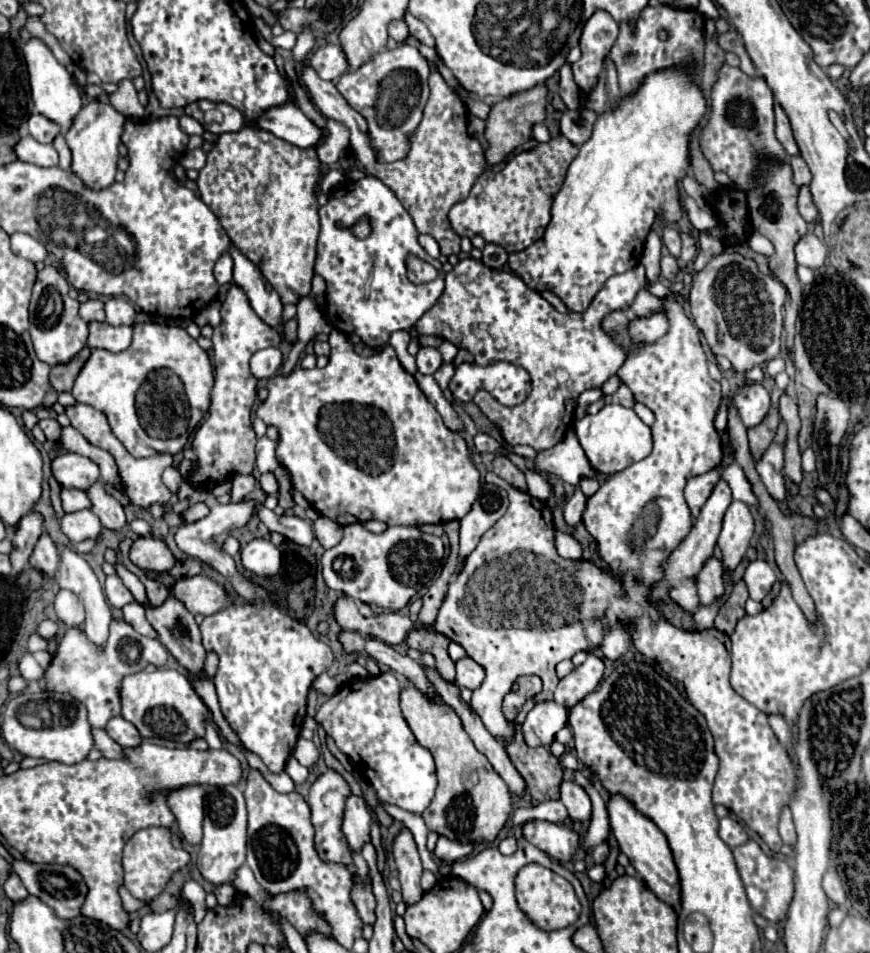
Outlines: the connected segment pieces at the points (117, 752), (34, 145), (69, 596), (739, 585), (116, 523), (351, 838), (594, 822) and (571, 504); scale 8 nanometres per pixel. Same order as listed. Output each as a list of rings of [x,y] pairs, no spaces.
[[[92,730],[92,736],[94,736],[94,748],[102,752],[102,756],[106,758],[122,758],[122,746],[116,744],[108,734],[106,730]]]
[[[32,136],[20,138],[20,142],[14,146],[14,152],[18,160],[36,164],[36,166],[58,166],[58,152],[52,144],[40,144]]]
[[[58,592],[54,600],[54,608],[58,618],[66,626],[80,626],[84,622],[84,606],[72,592]]]
[[[742,580],[734,582],[728,600],[722,604],[722,608],[720,608],[718,616],[716,616],[716,624],[714,624],[716,630],[720,630],[720,632],[724,632],[724,634],[730,636],[730,634],[734,632],[738,620],[746,614],[746,612],[744,612],[744,604],[746,604],[746,600],[748,600],[746,584],[744,584]]]
[[[102,482],[92,484],[86,492],[88,492],[90,500],[92,500],[92,512],[100,518],[100,522],[102,522],[104,528],[120,530],[120,528],[124,528],[128,524],[124,508],[110,494],[104,492]]]
[[[350,794],[346,800],[344,822],[342,822],[342,832],[350,848],[360,850],[364,842],[370,842],[370,822],[372,822],[372,816],[368,814],[364,798]]]
[[[576,770],[572,776],[588,792],[588,796],[592,800],[592,808],[594,808],[594,814],[592,814],[592,820],[588,824],[588,830],[584,832],[584,844],[582,844],[584,852],[588,852],[590,848],[594,848],[596,844],[600,844],[600,842],[604,842],[608,838],[608,832],[610,832],[610,826],[608,826],[608,810],[606,810],[606,804],[604,804],[602,796],[590,784],[590,780],[584,776],[584,772]]]
[[[576,488],[564,506],[564,520],[570,528],[578,528],[578,524],[582,522],[584,508],[586,508],[586,496]]]

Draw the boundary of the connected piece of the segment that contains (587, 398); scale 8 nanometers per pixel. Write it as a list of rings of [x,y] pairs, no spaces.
[[[586,390],[578,397],[578,404],[576,404],[575,420],[579,420],[586,415],[588,404],[604,398],[604,394],[600,390]]]

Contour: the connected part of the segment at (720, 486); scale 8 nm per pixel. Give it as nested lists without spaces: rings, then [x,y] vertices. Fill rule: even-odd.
[[[720,480],[714,486],[708,502],[702,506],[702,510],[700,510],[692,530],[688,532],[688,536],[662,562],[664,578],[660,582],[668,586],[670,598],[688,614],[696,614],[696,608],[700,608],[700,598],[696,596],[696,572],[700,572],[700,568],[704,568],[704,560],[708,560],[708,556],[714,556],[714,546],[716,546],[718,536],[720,536],[722,518],[724,518],[724,512],[728,510],[728,506],[730,506],[730,502],[732,502],[730,486],[728,486],[726,480]]]

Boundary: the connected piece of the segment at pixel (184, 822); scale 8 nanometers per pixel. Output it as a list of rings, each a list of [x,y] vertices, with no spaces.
[[[186,786],[168,796],[168,806],[176,816],[180,834],[188,844],[200,844],[204,820],[204,788]]]

